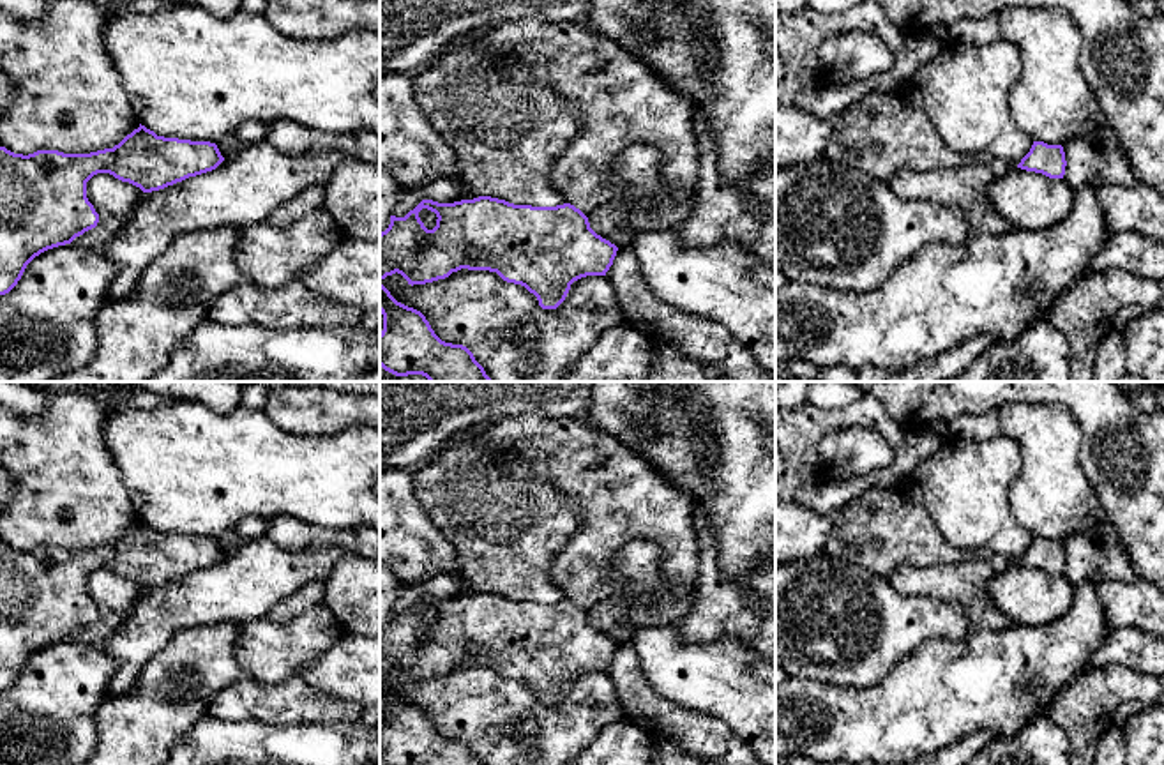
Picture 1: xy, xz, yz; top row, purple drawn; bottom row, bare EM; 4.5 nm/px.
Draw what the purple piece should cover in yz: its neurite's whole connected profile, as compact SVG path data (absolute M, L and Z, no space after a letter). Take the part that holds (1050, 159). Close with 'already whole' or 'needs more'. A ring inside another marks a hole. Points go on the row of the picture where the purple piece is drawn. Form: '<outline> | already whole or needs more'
M1033 141L1030 152L1017 164L1021 170L1042 173L1049 178L1063 178L1065 166L1063 147L1047 145L1044 141Z | already whole

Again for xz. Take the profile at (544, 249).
M491 196L454 203L422 200L404 217L390 216L389 228L380 233L380 279L397 272L413 286L445 279L461 269L489 270L507 283L525 286L542 309L556 309L574 281L606 276L616 251L618 247L597 235L588 217L571 203L532 207ZM422 208L436 214L433 230L420 221Z | already whole

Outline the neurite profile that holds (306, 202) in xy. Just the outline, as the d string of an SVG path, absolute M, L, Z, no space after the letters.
M311 187L302 193L299 193L290 201L279 205L276 210L272 210L267 217L267 223L284 228L304 216L311 214L318 207L323 207L325 203L325 187Z

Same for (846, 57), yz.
M864 30L839 32L820 46L821 78L846 87L887 72L896 64L896 53L876 34Z

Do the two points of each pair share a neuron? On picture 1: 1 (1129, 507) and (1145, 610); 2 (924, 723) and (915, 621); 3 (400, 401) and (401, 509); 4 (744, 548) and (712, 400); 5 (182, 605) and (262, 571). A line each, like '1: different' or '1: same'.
1: different
2: different
3: different
4: same
5: same

